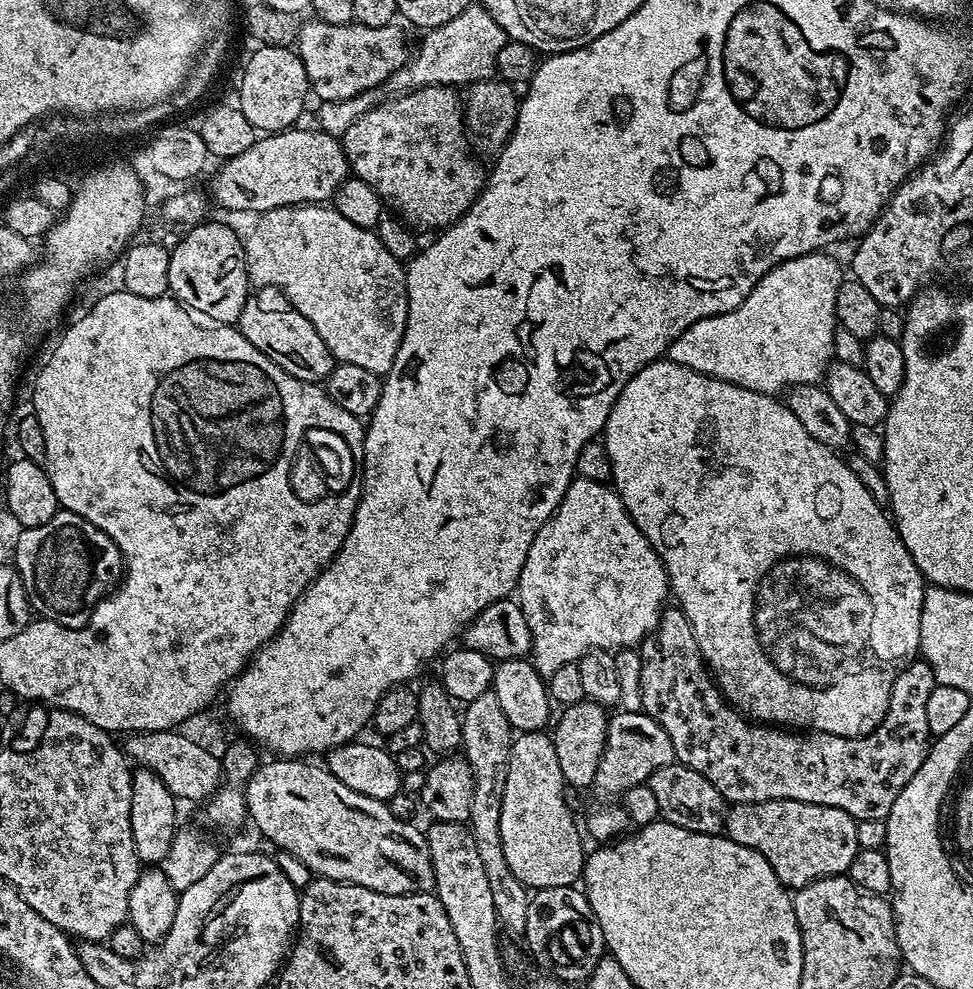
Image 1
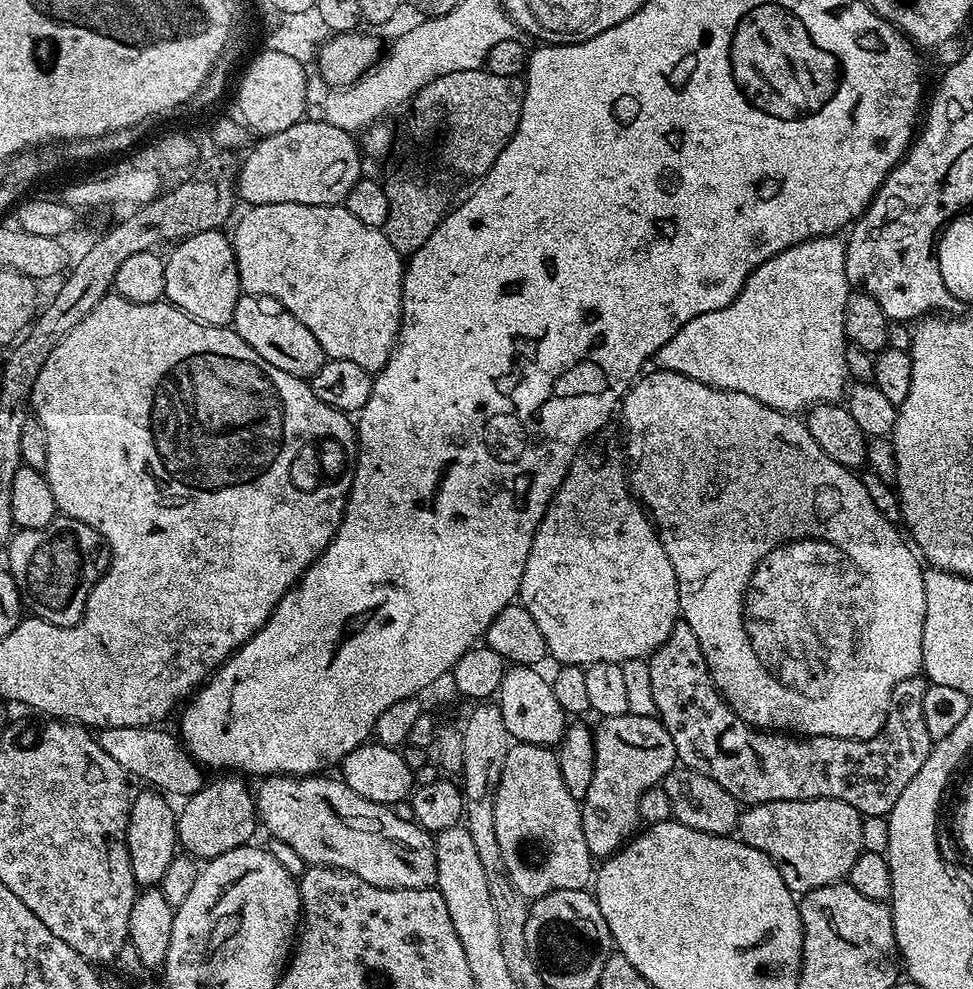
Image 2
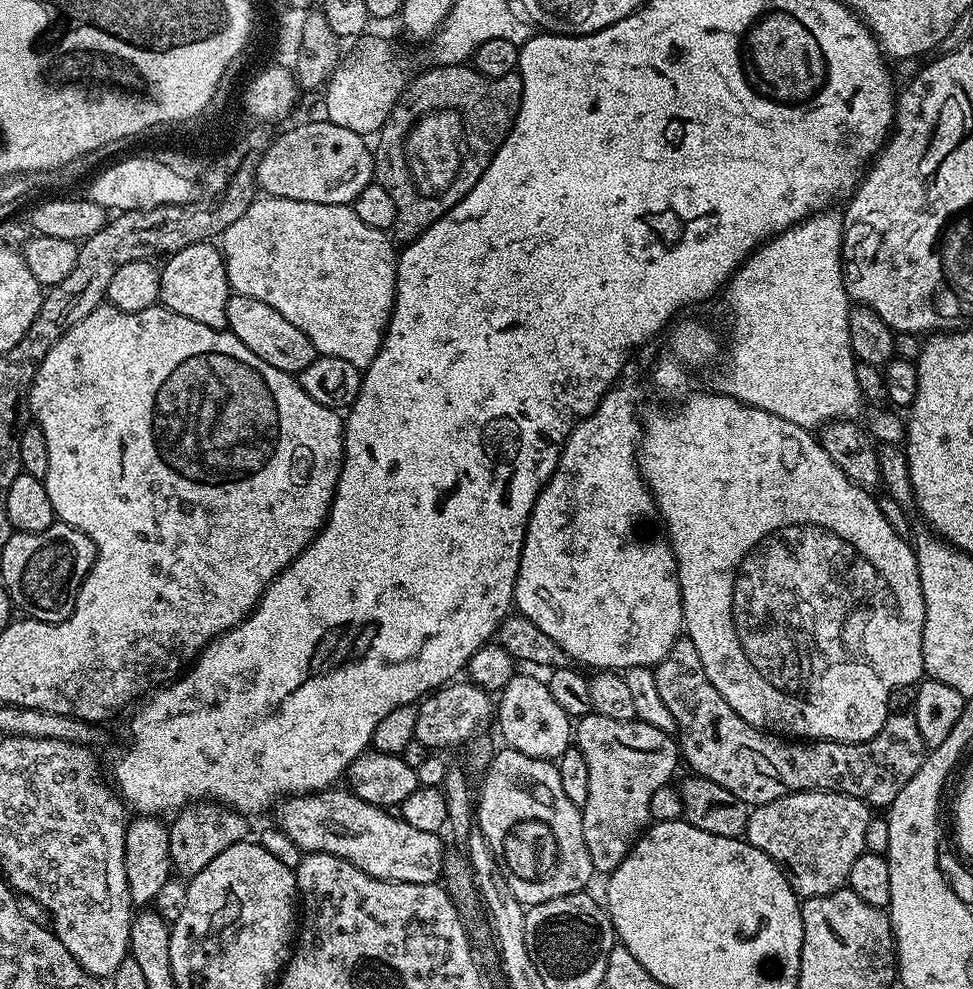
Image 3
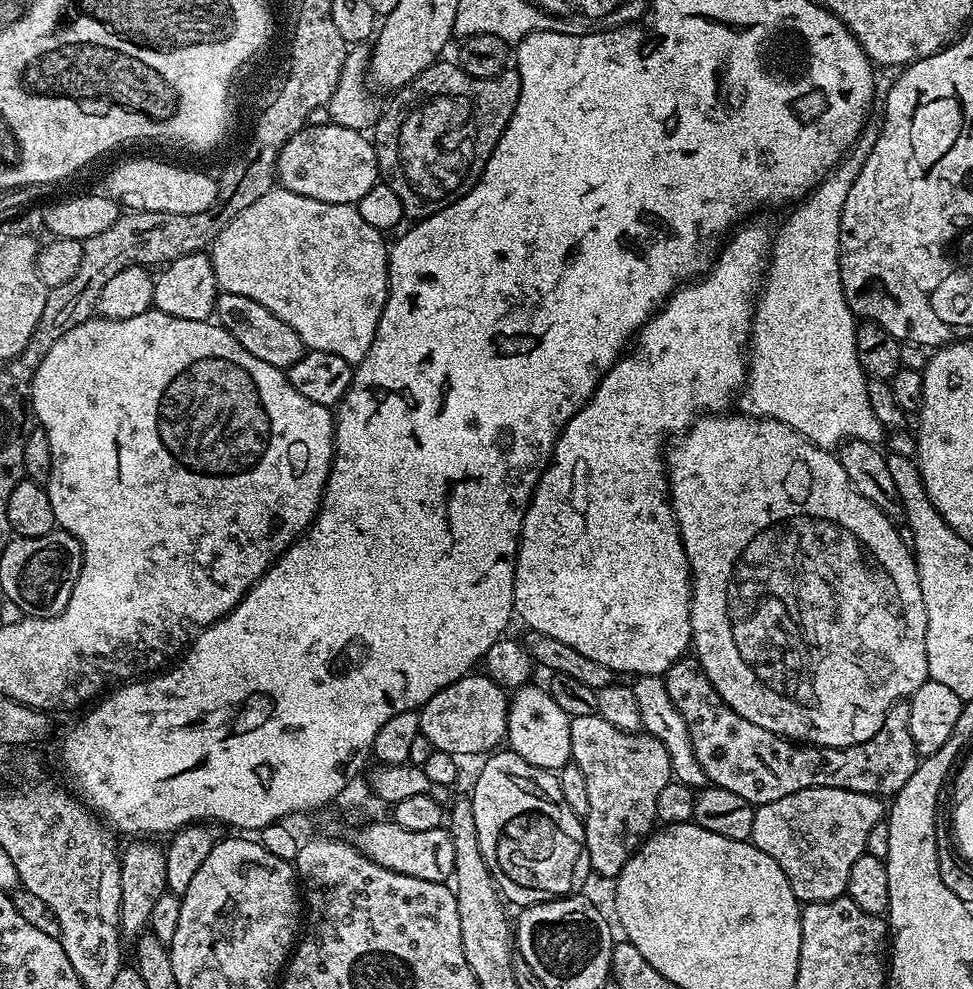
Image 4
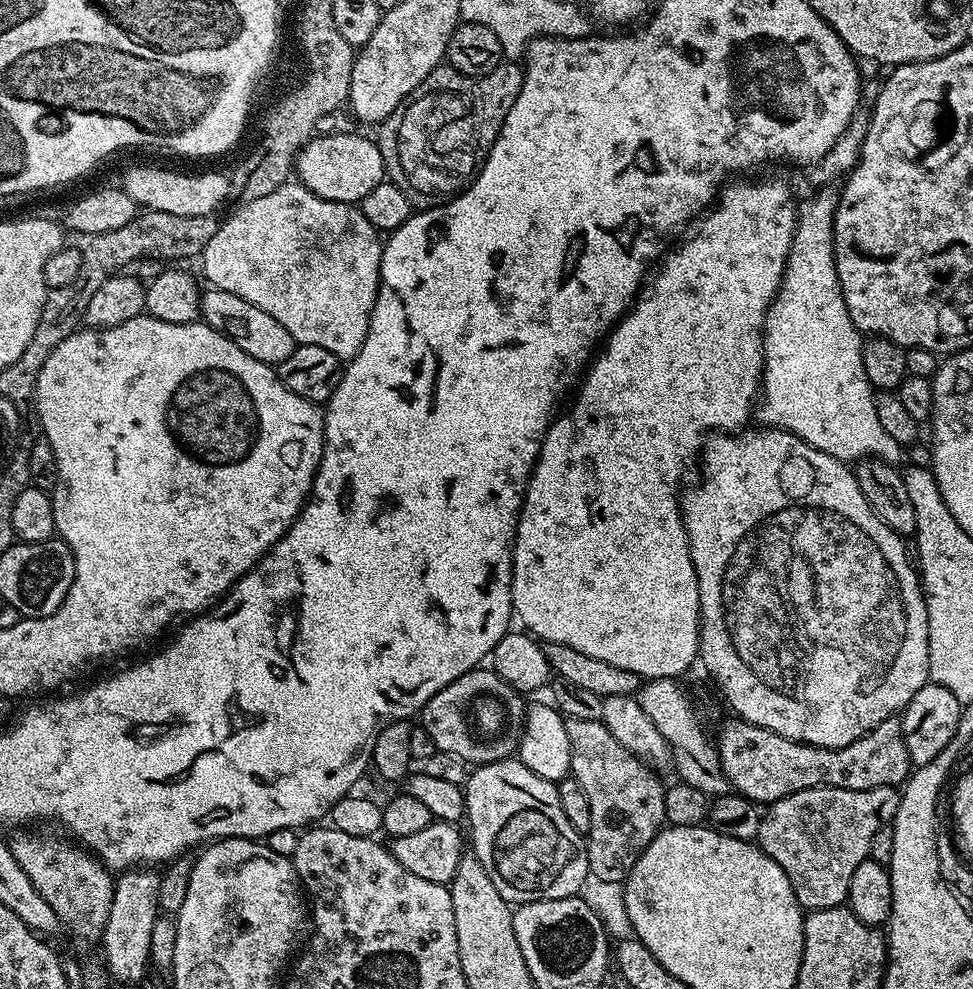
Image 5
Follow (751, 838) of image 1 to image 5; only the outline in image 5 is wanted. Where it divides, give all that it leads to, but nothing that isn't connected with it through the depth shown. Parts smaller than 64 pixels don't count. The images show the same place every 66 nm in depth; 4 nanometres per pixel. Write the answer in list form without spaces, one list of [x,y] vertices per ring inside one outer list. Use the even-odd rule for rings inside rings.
[[[895,787],[866,790],[807,788],[776,800],[760,817],[760,849],[790,878],[801,908],[838,908],[848,899],[854,870],[869,859],[870,842],[880,825],[891,824],[898,810],[900,792]]]

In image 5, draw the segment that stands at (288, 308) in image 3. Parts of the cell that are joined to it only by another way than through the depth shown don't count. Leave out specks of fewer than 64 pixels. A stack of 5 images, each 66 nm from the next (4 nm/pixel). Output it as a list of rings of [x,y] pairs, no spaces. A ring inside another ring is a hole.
[[[299,182],[278,186],[278,190],[270,190],[263,198],[239,205],[235,211],[229,220],[220,220],[220,229],[204,247],[202,261],[207,283],[242,298],[242,302],[250,302],[250,306],[258,306],[258,310],[266,310],[270,318],[290,330],[297,345],[322,346],[322,350],[330,350],[341,362],[356,356],[362,342],[366,342],[380,289],[384,245],[377,228],[366,222],[359,207],[318,197]]]

